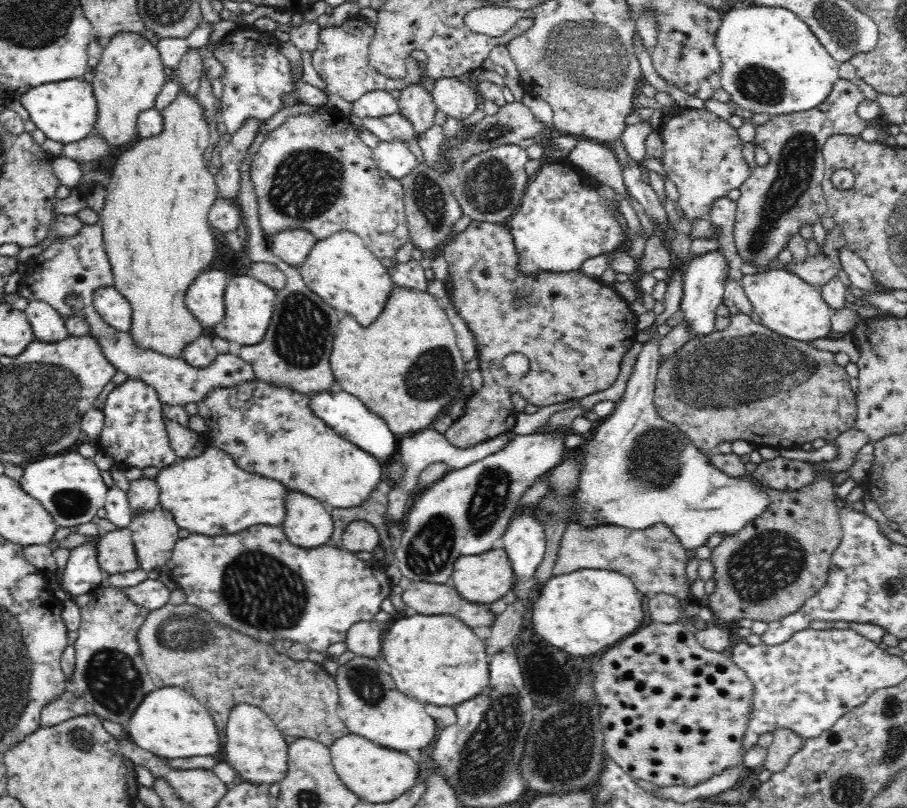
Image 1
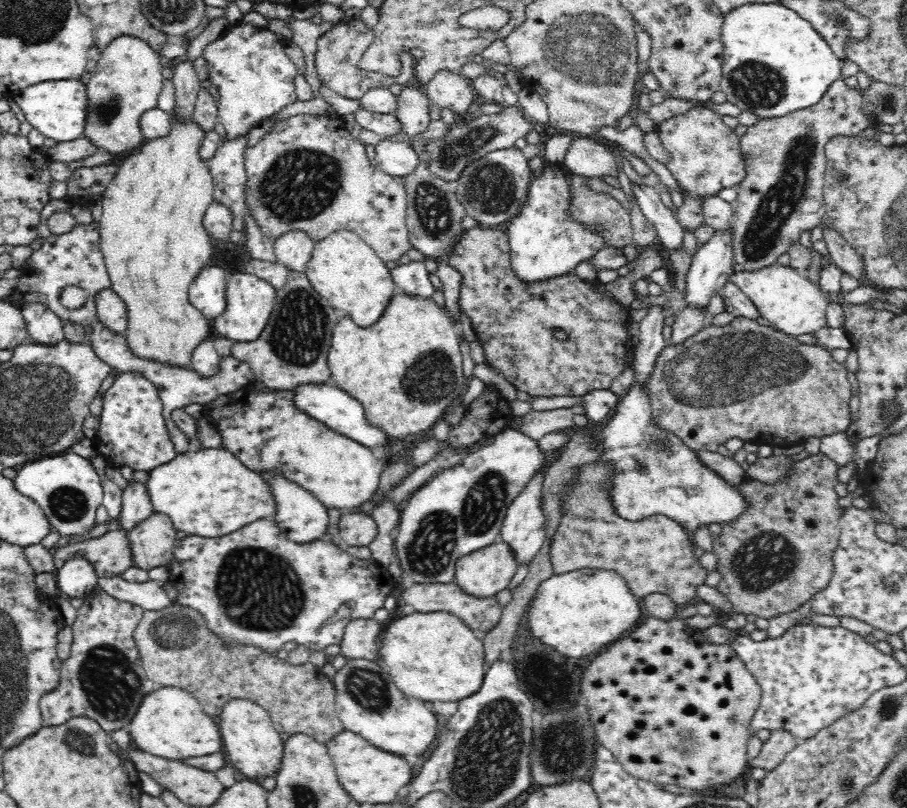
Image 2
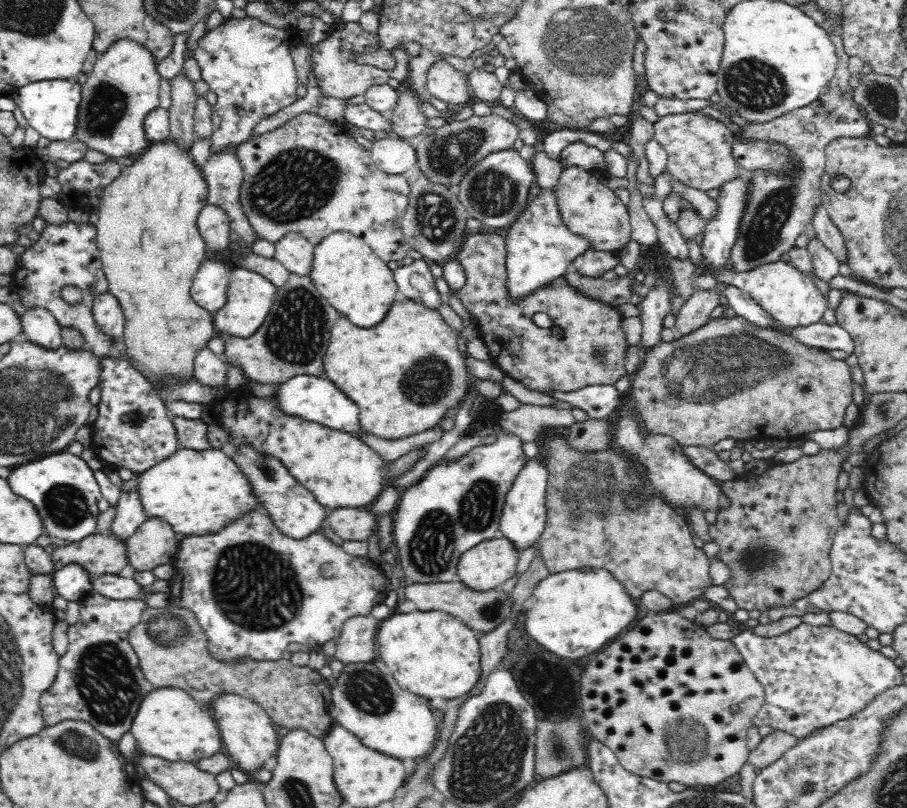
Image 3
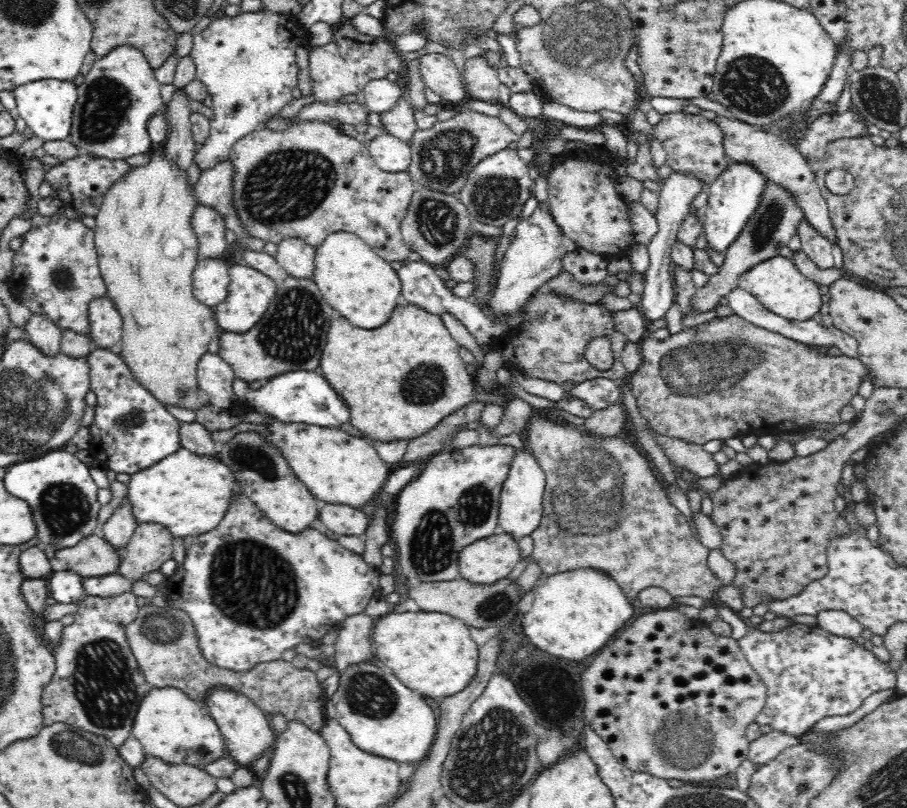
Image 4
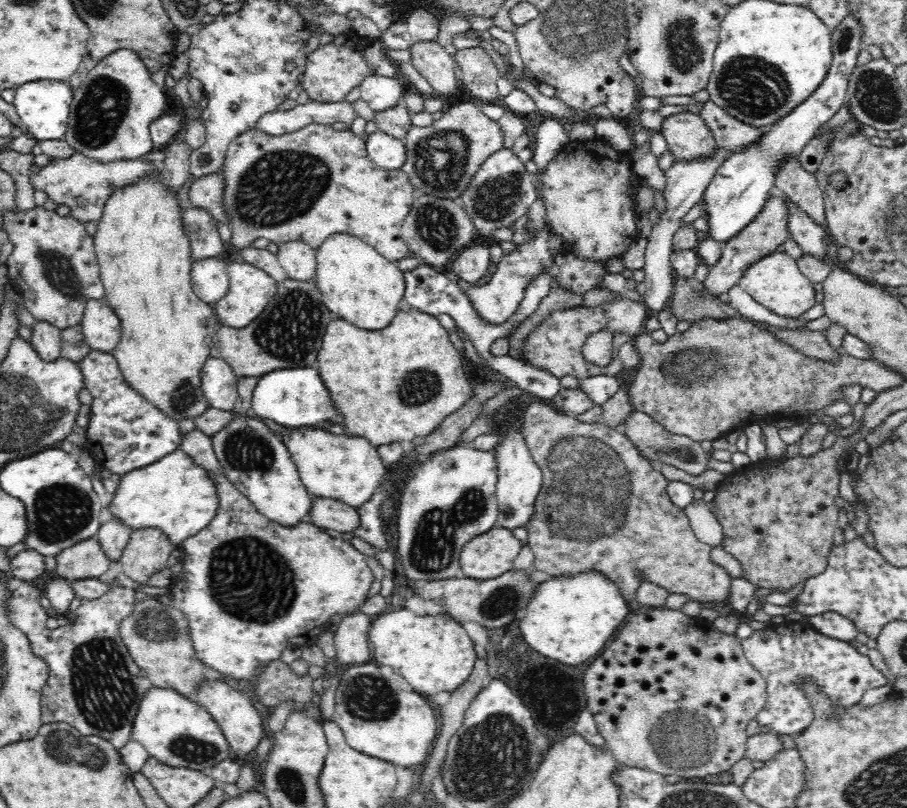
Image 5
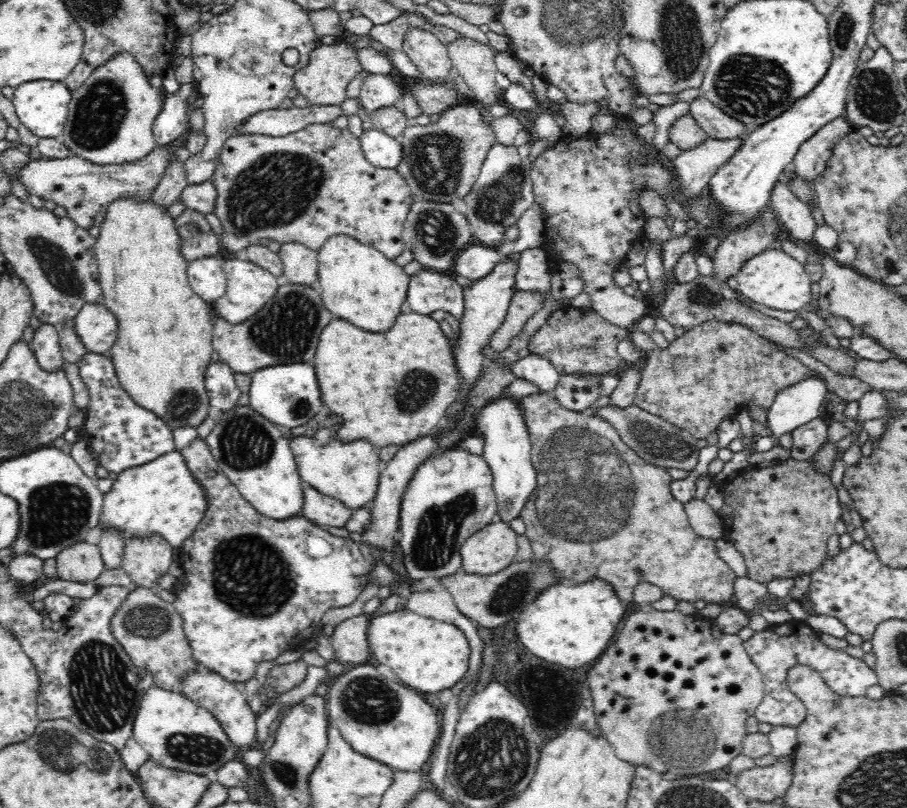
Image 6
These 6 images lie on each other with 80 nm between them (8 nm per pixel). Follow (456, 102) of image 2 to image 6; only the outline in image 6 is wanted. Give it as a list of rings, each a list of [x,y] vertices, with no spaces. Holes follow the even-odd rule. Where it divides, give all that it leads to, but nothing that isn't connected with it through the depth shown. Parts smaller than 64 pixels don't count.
[[[412,28],[406,32],[403,51],[430,82],[446,82],[455,72],[444,45],[433,33]]]

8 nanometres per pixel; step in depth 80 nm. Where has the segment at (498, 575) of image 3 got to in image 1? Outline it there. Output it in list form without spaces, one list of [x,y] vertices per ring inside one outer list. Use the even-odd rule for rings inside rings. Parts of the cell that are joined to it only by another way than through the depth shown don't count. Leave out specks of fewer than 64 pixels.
[[[505,549],[486,550],[482,554],[464,556],[454,562],[452,584],[457,593],[468,602],[492,604],[500,600],[515,582],[514,571]]]

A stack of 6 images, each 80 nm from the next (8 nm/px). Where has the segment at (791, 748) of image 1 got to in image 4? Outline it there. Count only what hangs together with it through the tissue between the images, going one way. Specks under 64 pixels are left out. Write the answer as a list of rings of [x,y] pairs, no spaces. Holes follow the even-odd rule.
[[[773,730],[749,742],[747,759],[755,766],[766,765],[784,749],[797,744],[800,744],[799,737]]]

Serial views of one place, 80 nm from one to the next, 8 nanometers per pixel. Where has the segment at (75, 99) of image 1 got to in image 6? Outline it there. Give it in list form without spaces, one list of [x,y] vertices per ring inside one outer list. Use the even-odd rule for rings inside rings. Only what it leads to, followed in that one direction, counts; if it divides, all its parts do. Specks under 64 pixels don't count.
[[[36,80],[24,82],[14,90],[12,102],[24,127],[40,139],[55,139],[62,134],[69,113],[71,91],[64,82]]]

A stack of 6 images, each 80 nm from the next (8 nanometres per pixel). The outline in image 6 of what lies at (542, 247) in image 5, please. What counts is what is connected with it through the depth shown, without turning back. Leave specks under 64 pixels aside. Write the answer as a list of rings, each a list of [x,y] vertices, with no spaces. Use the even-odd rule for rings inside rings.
[[[514,259],[502,260],[490,274],[463,289],[464,316],[459,320],[461,331],[452,344],[461,382],[471,388],[482,376],[483,364],[488,361],[484,357],[484,347],[490,347],[490,337],[504,324],[504,318],[508,314],[510,300],[517,290],[516,272],[518,272],[518,261]]]

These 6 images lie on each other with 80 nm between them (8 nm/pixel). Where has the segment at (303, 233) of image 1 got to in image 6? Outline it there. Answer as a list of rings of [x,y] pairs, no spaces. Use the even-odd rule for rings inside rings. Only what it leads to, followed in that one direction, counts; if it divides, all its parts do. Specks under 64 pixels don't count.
[[[301,242],[281,243],[277,252],[282,261],[283,281],[316,286],[318,278],[317,251]]]

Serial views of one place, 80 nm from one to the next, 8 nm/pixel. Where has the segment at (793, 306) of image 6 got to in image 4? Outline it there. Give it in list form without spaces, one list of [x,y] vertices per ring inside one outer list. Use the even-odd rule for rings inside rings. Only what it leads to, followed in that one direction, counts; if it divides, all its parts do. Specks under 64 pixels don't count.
[[[781,255],[768,258],[747,270],[738,279],[738,287],[753,294],[767,310],[789,321],[812,319],[826,300],[826,295],[820,292],[816,281],[804,276],[791,258]]]

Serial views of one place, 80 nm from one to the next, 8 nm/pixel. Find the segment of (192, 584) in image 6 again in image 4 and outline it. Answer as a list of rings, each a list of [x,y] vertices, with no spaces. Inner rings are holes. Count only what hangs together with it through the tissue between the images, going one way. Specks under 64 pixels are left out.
[[[180,421],[179,435],[181,446],[190,450],[191,453],[212,457],[216,457],[218,454],[219,444],[210,437],[210,430],[207,430],[200,422],[185,423]],[[238,494],[230,500],[228,512],[224,514],[224,522],[218,524],[218,528],[210,530],[204,534],[199,534],[197,537],[187,537],[184,542],[185,556],[184,562],[180,568],[182,582],[177,591],[176,589],[170,592],[165,592],[168,598],[169,606],[177,609],[182,609],[188,613],[189,618],[196,629],[196,637],[200,641],[200,650],[204,658],[208,662],[220,668],[230,669],[234,671],[247,671],[261,662],[270,662],[273,660],[282,659],[282,653],[288,648],[294,648],[297,644],[317,645],[320,638],[324,634],[333,633],[337,627],[349,616],[354,614],[362,614],[368,606],[368,602],[372,598],[380,598],[381,594],[376,594],[380,591],[379,575],[368,566],[361,554],[348,551],[342,547],[338,541],[334,541],[326,535],[320,533],[317,529],[306,528],[298,534],[292,534],[286,530],[282,530],[279,526],[273,524],[268,517],[246,496],[246,494]]]

